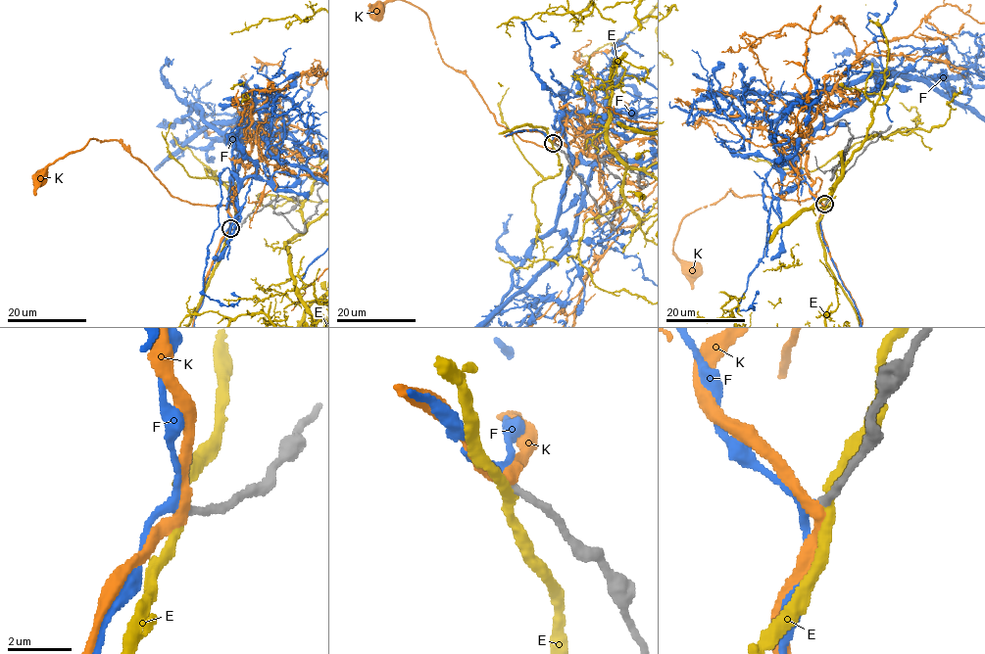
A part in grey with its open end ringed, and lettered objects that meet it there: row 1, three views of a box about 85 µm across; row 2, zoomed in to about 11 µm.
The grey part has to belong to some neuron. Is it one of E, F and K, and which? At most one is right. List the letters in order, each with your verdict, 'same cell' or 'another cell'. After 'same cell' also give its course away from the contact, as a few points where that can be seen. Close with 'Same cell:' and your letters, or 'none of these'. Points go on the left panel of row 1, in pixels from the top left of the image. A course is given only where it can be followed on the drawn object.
E: another cell
F: same cell
K: another cell
Same cell: F

